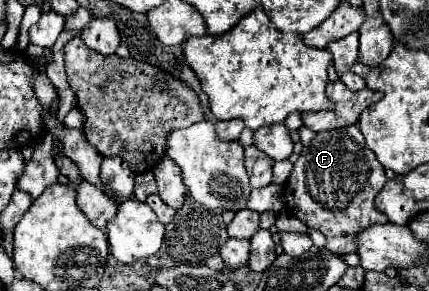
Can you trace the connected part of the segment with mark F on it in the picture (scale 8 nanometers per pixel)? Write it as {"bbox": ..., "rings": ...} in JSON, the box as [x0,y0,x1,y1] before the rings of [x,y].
{"bbox":[285,125,387,255],"rings":[[[349,125],[343,129],[333,131],[321,131],[317,133],[307,145],[303,145],[303,151],[299,159],[293,165],[293,171],[285,183],[285,201],[291,215],[301,219],[309,229],[317,229],[327,237],[327,249],[337,255],[355,253],[355,233],[375,225],[375,223],[387,223],[387,215],[379,213],[373,205],[375,195],[385,187],[387,177],[383,165],[375,159],[375,153],[367,149],[365,139],[357,125]]]}

